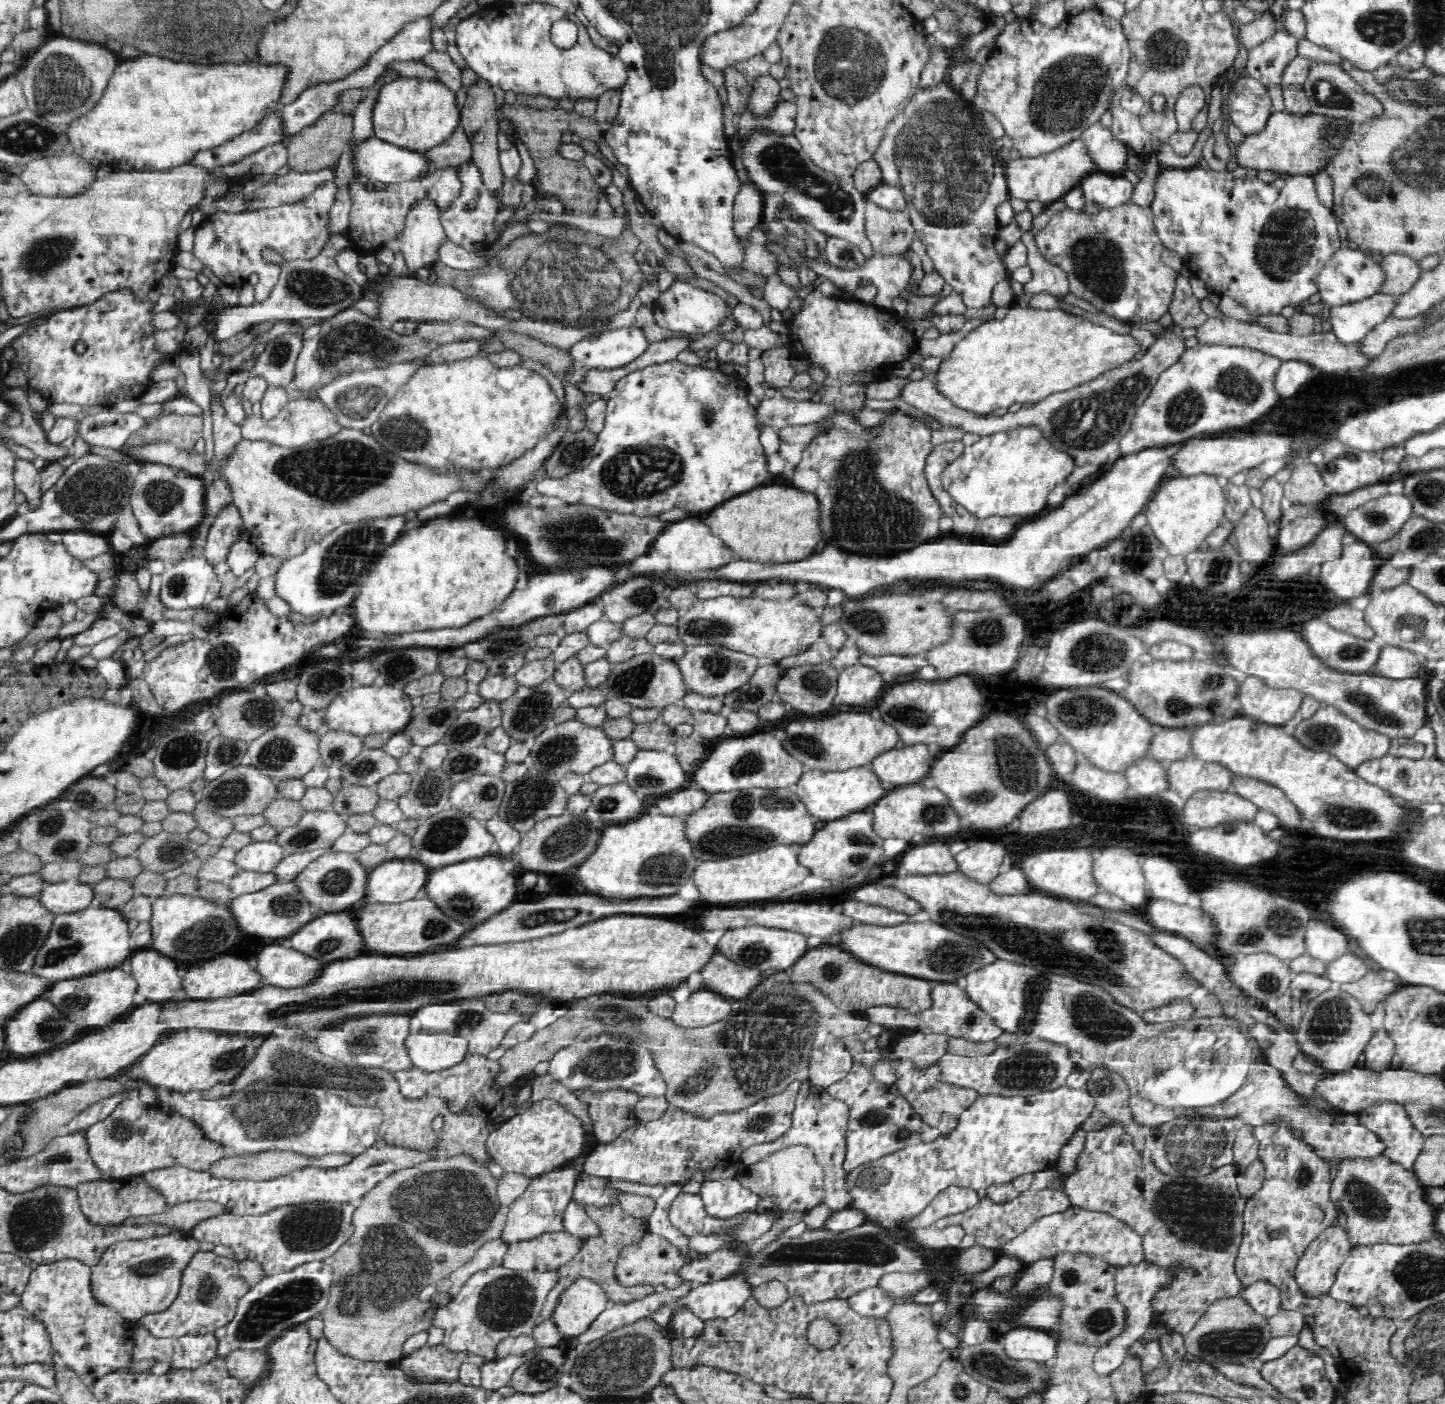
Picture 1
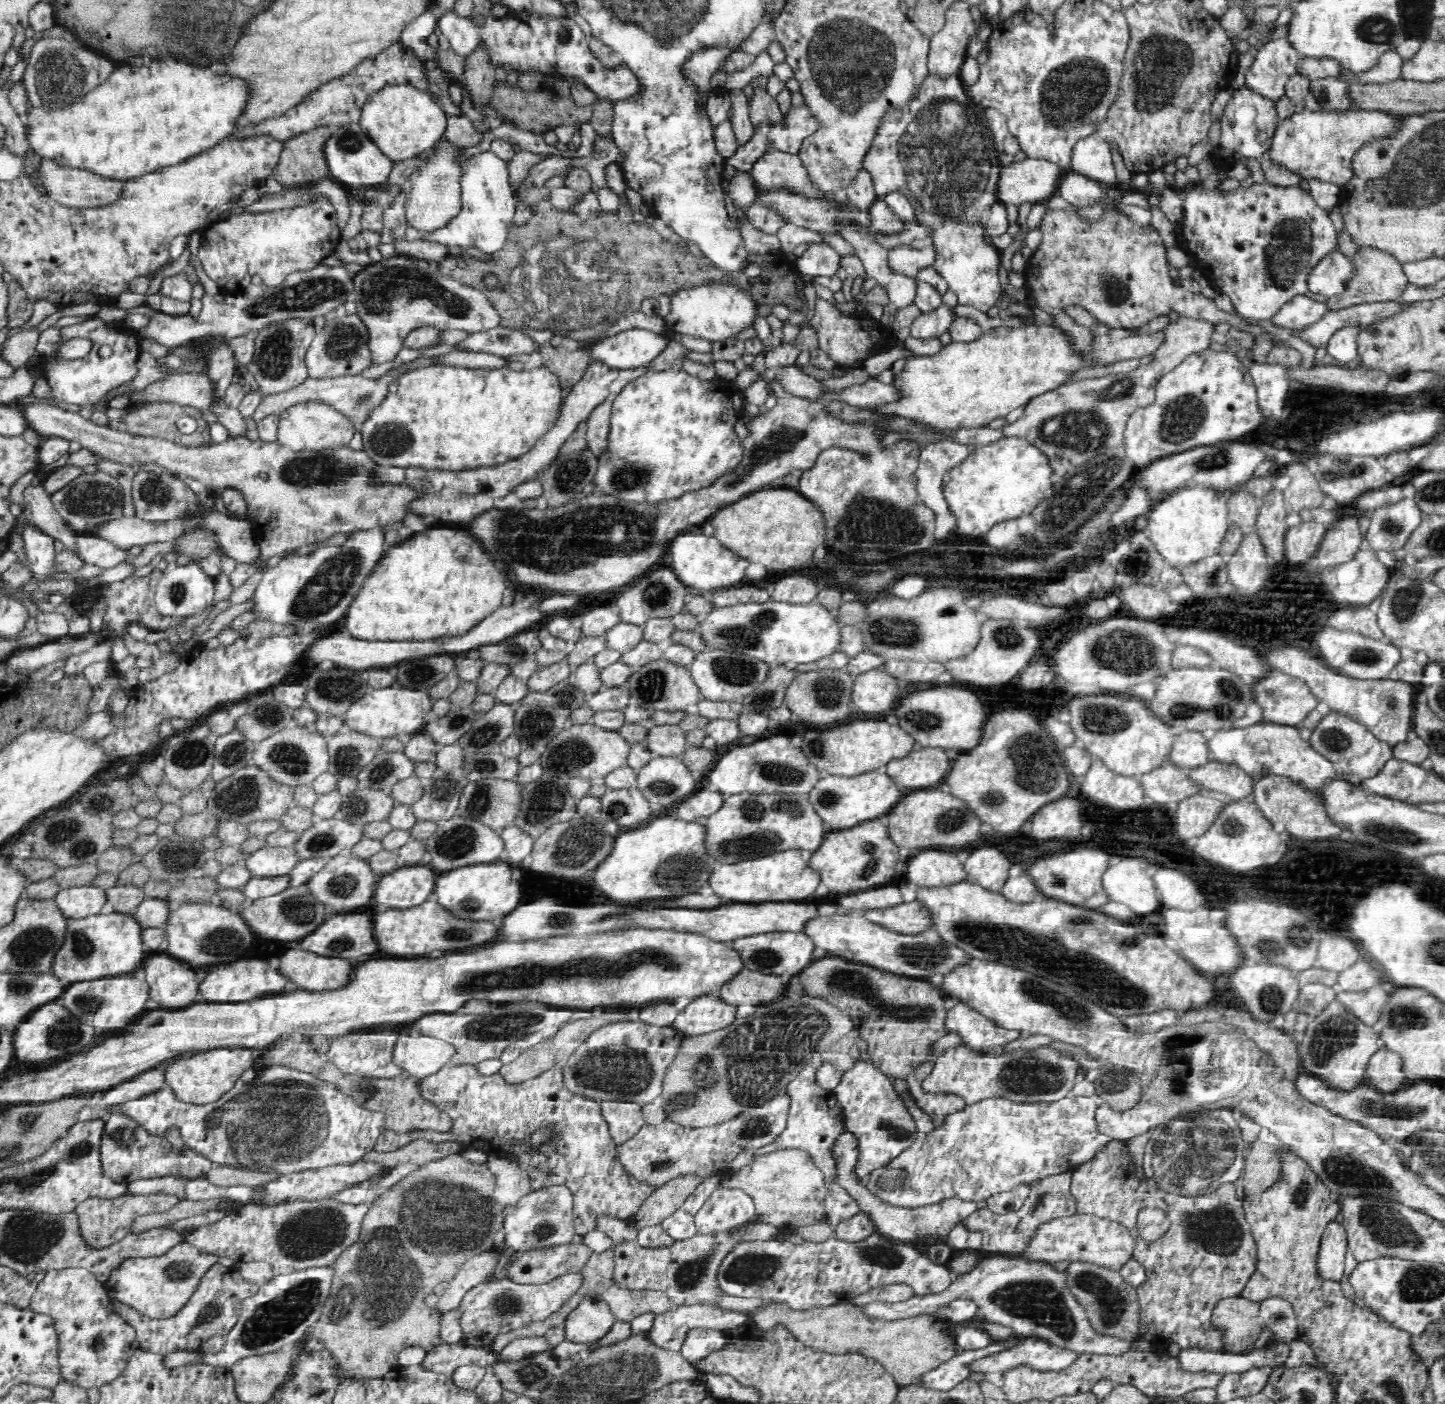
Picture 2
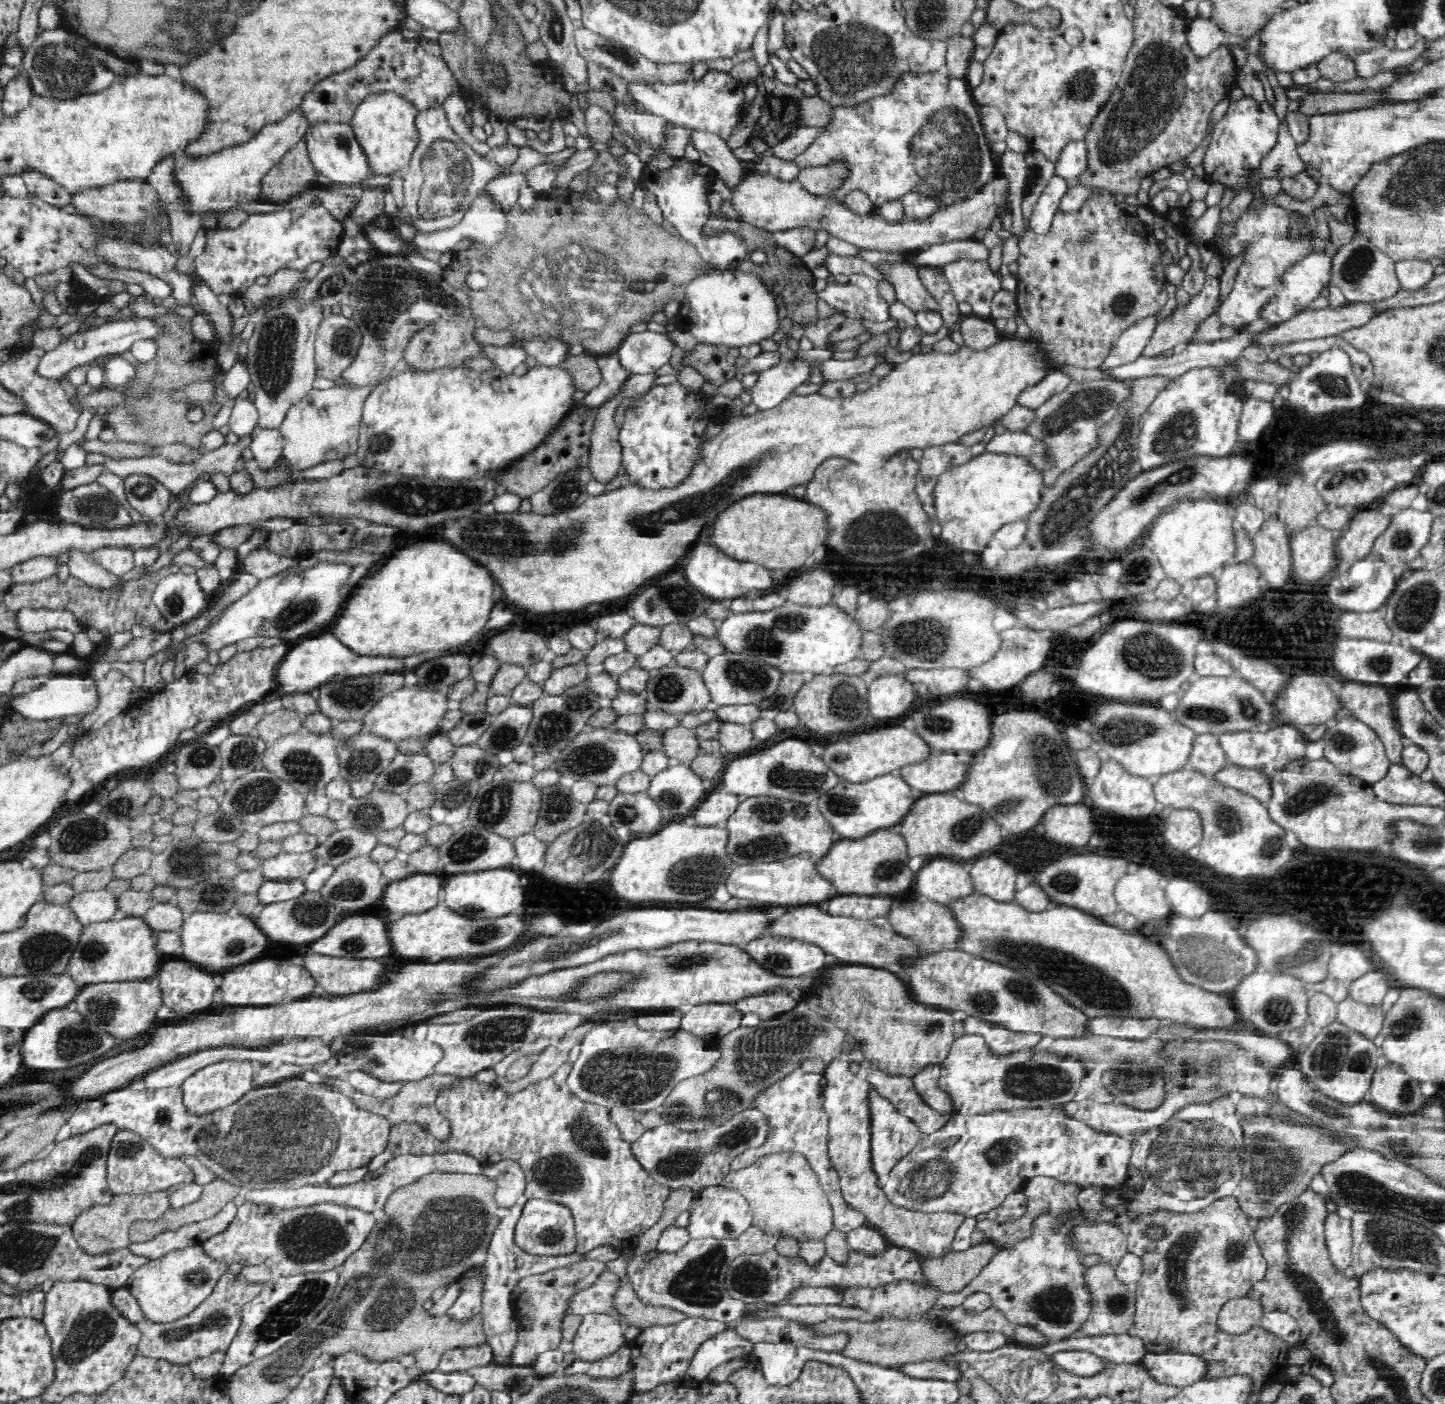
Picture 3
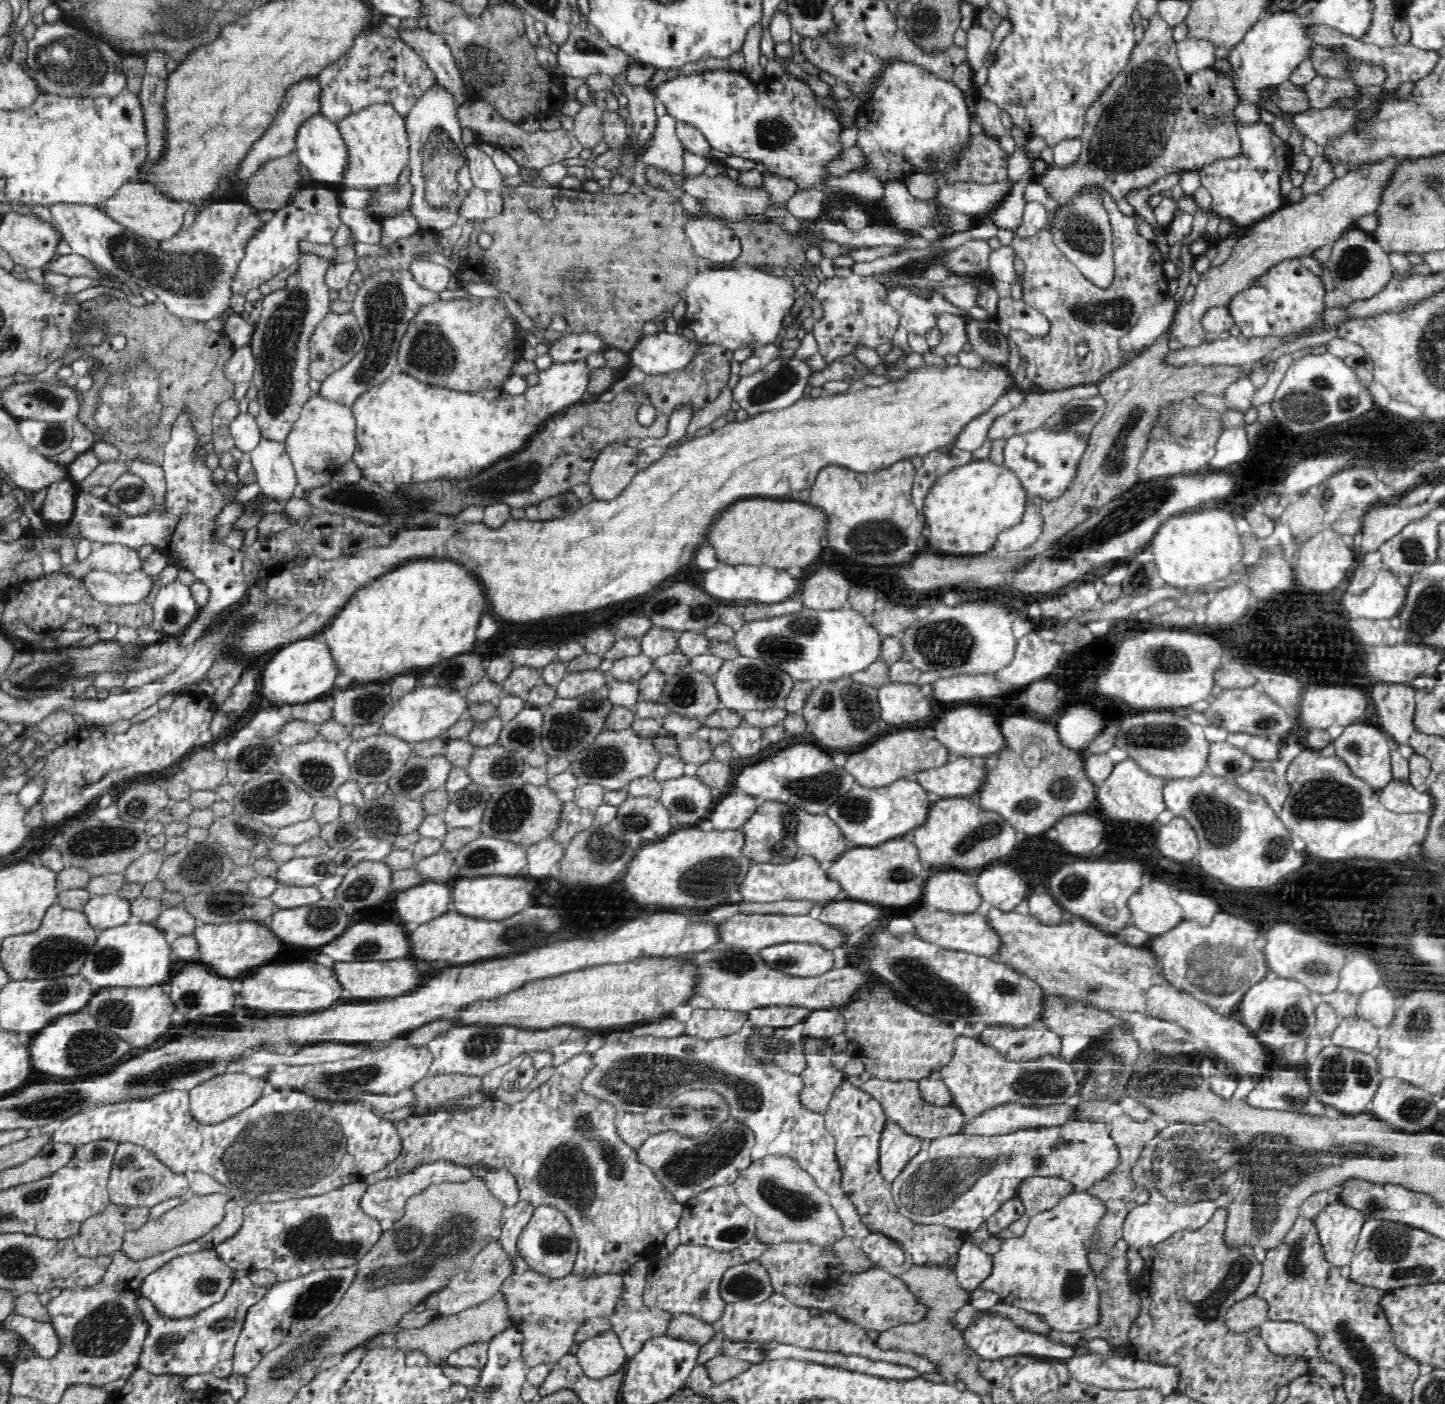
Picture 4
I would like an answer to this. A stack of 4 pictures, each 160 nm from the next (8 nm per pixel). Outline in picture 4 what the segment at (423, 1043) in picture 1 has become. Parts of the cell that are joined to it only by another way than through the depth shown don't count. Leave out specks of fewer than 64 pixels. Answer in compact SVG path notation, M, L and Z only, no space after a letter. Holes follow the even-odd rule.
M408 1036L390 1039L380 1050L365 1052L336 1060L335 1062L317 1063L314 1068L306 1066L289 1066L279 1064L271 1068L264 1077L267 1090L294 1090L308 1094L319 1100L332 1102L356 1100L363 1092L373 1094L398 1094L399 1090L410 1089L416 1082L429 1075L434 1055L427 1046L408 1043Z

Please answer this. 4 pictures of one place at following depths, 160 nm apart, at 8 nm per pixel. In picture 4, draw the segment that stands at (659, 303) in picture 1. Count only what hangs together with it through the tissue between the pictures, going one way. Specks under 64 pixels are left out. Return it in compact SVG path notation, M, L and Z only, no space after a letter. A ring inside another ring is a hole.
M748 266L698 271L687 282L686 314L681 324L692 330L696 342L738 350L739 346L758 349L773 343L782 321L794 304L795 283L789 275L775 276Z

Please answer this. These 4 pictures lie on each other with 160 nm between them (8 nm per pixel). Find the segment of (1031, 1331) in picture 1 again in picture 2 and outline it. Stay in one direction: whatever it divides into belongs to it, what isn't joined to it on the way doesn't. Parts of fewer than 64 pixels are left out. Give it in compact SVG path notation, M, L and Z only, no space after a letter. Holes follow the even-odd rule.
M1017 1334L1006 1340L1006 1348L980 1358L970 1366L972 1371L984 1371L988 1381L1000 1383L1000 1376L1006 1370L1027 1366L1034 1370L1066 1369L1076 1362L1077 1355L1052 1345L1050 1341L1033 1336Z

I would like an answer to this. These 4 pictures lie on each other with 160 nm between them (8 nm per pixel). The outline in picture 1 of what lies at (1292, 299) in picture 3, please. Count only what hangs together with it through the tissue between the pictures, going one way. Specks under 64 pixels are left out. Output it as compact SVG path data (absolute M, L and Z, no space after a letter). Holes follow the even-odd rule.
M1341 247L1337 252L1334 252L1317 278L1320 296L1330 307L1370 298L1370 296L1380 293L1380 290L1384 288L1384 280L1386 280L1386 273L1384 273L1382 263L1376 262L1367 252L1359 249L1350 250L1347 247Z

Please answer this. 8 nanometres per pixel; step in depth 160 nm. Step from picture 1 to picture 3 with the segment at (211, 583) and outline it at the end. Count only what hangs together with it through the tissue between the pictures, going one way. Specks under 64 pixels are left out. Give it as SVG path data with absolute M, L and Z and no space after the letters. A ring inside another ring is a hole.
M181 571L161 578L151 600L167 622L167 632L198 617L209 603L197 574Z

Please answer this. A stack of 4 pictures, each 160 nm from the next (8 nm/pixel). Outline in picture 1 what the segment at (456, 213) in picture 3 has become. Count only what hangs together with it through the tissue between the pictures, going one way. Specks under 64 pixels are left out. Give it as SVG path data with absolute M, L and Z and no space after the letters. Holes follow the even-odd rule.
M423 201L407 214L403 234L391 247L394 253L402 254L407 277L417 278L418 270L432 268L440 261L439 249L447 241L449 239L441 223L441 214L433 202Z

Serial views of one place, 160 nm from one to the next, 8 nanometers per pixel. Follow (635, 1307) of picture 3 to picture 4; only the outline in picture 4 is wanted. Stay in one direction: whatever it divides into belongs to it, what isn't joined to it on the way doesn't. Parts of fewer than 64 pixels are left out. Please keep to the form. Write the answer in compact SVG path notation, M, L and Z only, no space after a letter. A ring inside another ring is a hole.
M675 1314L667 1319L665 1334L669 1337L696 1341L702 1346L712 1340L715 1330L710 1324L704 1324L699 1318L689 1314Z

